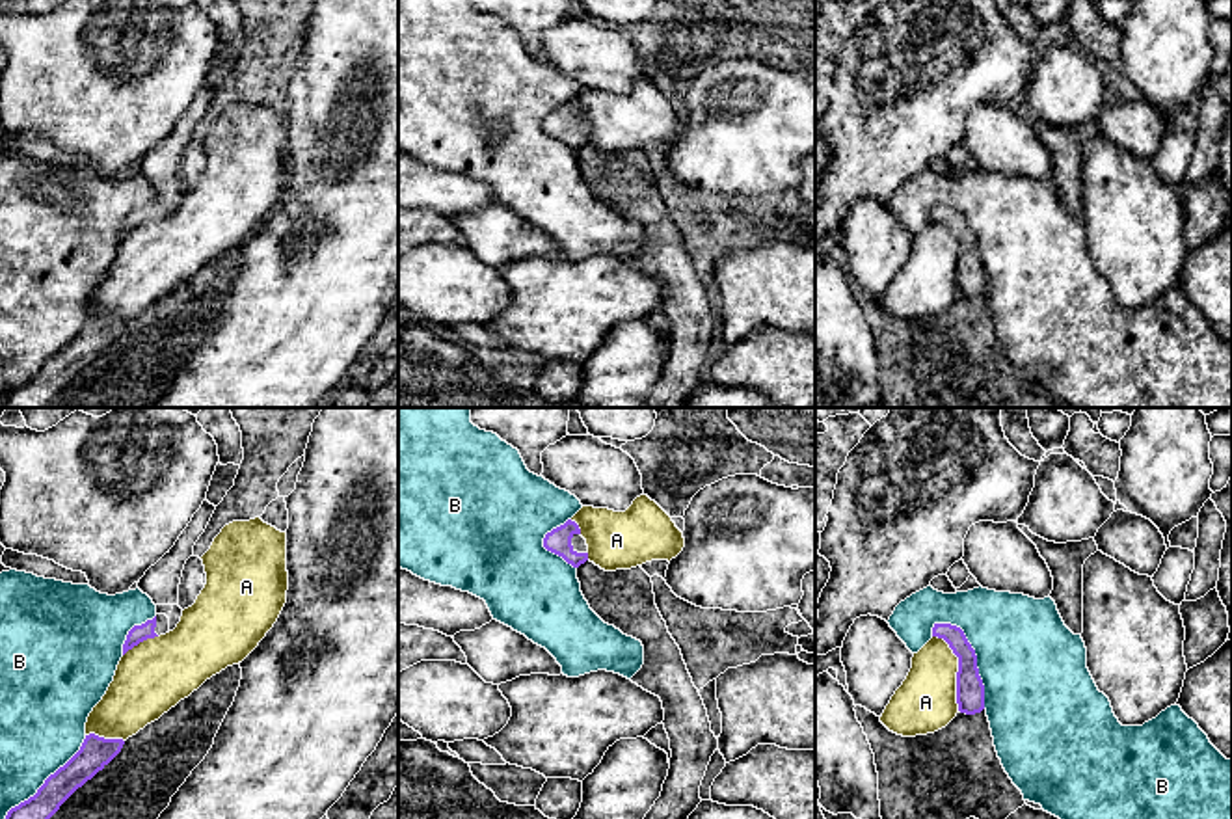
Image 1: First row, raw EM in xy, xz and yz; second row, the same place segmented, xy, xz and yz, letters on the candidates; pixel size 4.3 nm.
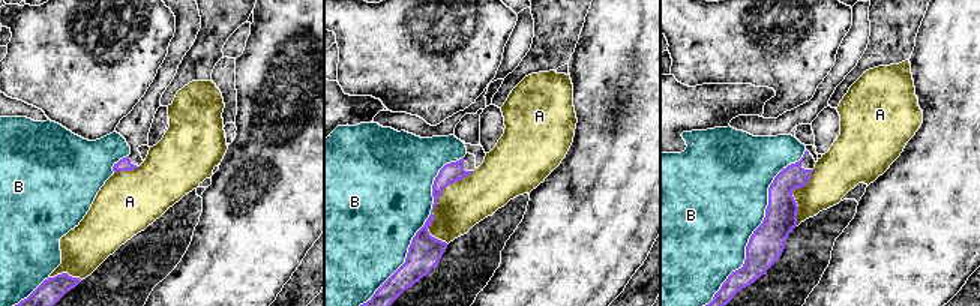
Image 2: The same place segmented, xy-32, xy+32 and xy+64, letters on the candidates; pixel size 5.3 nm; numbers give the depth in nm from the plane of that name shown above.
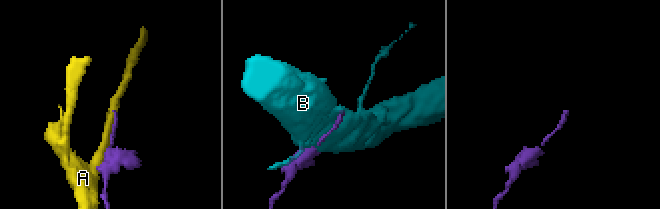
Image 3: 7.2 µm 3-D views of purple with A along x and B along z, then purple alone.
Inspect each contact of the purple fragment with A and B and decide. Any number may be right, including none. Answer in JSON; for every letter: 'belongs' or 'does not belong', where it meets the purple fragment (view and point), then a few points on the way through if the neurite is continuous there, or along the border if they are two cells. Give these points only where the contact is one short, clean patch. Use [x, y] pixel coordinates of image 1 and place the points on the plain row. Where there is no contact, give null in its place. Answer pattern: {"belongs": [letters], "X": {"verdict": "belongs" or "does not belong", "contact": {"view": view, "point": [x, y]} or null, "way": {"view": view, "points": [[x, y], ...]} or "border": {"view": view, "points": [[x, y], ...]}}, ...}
{"belongs": [], "A": {"verdict": "does not belong", "contact": {"view": "yz", "point": [959, 254]}}, "B": {"verdict": "does not belong", "contact": {"view": "yz", "point": [976, 239]}}}

